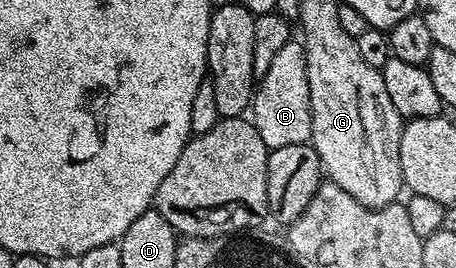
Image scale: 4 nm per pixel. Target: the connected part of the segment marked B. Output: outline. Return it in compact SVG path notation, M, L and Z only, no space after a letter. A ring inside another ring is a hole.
M298 39L284 43L273 56L266 74L257 82L252 102L252 120L267 150L304 145L311 140L312 111L309 103L308 67L305 47ZM254 113L254 114L253 114Z

